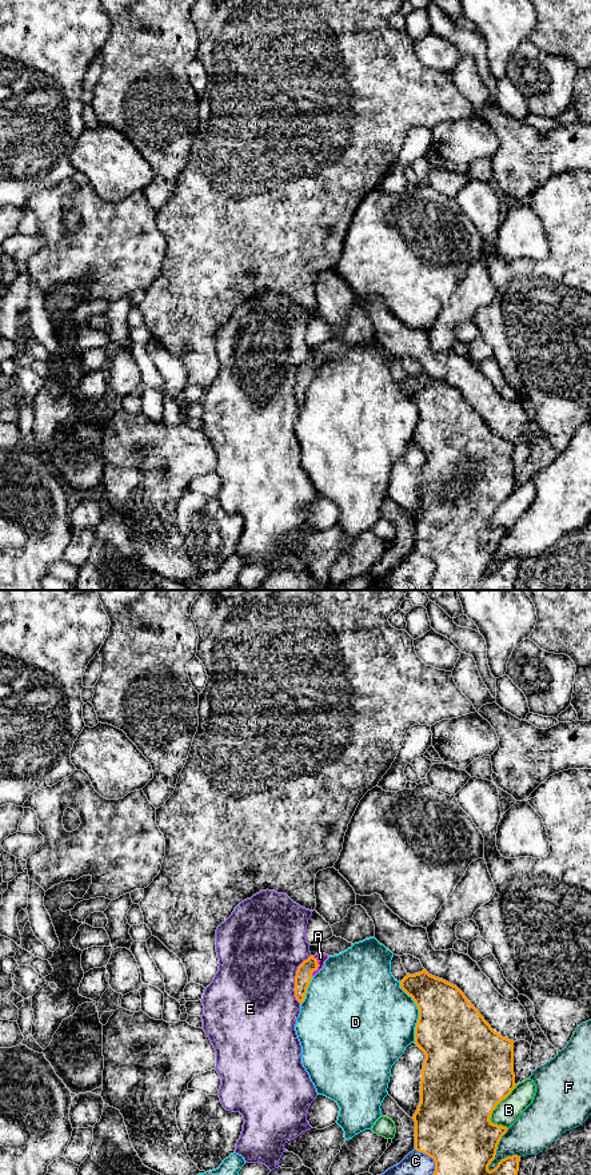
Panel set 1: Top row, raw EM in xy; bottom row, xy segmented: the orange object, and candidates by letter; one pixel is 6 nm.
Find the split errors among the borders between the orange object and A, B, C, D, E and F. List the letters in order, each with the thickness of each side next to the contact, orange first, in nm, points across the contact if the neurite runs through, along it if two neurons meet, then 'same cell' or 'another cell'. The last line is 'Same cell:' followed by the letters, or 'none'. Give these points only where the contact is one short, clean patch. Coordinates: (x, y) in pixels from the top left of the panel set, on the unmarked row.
A: 100/60 nm | across xy (303, 379), (318, 367), (320, 359) | same cell
B: 500/150 nm | another cell
C: 440/300 nm | another cell
D: 420/440 nm | another cell
E: 100/480 nm | another cell
F: 420/240 nm | another cell
Same cell: A

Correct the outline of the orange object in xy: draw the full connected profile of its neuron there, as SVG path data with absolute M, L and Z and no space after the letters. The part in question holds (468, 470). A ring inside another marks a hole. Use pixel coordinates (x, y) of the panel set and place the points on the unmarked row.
M426 371L419 375L410 377L400 383L400 390L412 399L419 411L419 421L415 429L415 446L424 454L426 461L422 471L420 483L420 505L412 521L415 523L415 551L423 554L434 561L435 573L431 579L432 590L515 590L516 577L519 573L520 558L512 557L502 561L494 571L488 567L495 561L498 546L502 538L507 534L507 529L494 526L490 519L496 507L506 501L515 490L514 475L514 442L503 439L495 434L491 427L484 422L479 413L467 402L464 395L454 386L430 377Z

